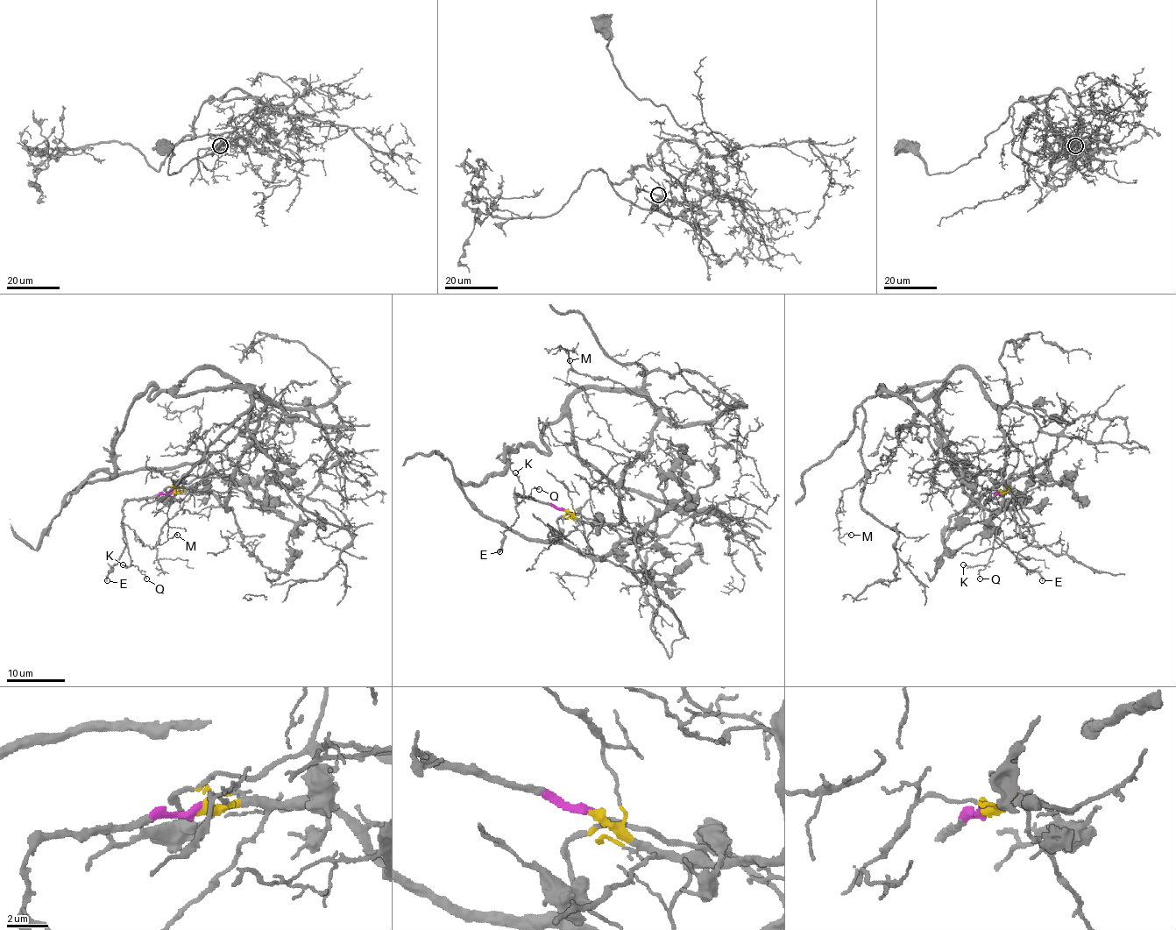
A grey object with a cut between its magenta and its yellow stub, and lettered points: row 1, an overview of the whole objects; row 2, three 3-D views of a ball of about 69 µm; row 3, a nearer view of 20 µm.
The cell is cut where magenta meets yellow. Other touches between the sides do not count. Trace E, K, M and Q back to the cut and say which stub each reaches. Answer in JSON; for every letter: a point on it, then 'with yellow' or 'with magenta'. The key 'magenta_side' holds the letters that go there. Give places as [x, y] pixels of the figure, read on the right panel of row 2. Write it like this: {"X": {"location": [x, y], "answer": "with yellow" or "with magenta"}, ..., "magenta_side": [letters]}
{"E": {"location": [1042, 580], "answer": "with magenta"}, "K": {"location": [963, 564], "answer": "with magenta"}, "M": {"location": [851, 535], "answer": "with yellow"}, "Q": {"location": [980, 578], "answer": "with magenta"}, "magenta_side": ["E", "K", "Q"]}

